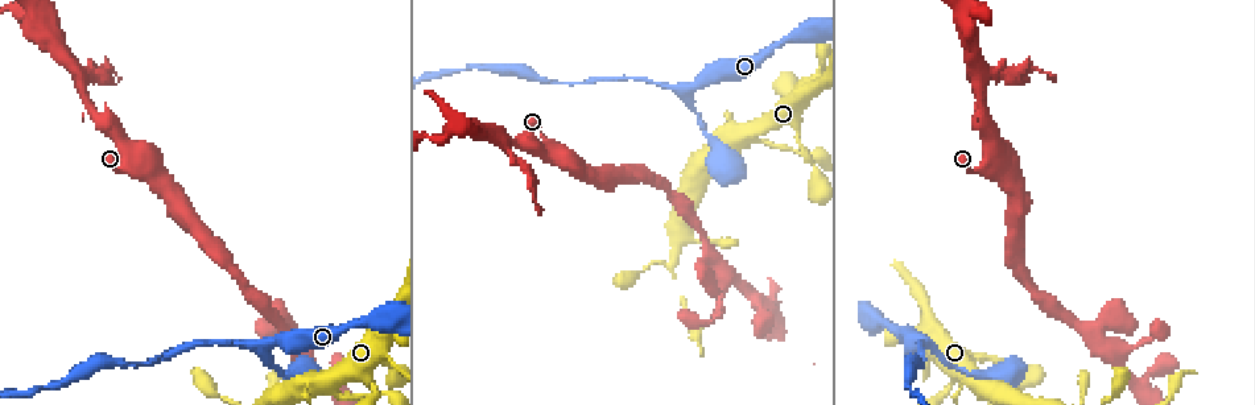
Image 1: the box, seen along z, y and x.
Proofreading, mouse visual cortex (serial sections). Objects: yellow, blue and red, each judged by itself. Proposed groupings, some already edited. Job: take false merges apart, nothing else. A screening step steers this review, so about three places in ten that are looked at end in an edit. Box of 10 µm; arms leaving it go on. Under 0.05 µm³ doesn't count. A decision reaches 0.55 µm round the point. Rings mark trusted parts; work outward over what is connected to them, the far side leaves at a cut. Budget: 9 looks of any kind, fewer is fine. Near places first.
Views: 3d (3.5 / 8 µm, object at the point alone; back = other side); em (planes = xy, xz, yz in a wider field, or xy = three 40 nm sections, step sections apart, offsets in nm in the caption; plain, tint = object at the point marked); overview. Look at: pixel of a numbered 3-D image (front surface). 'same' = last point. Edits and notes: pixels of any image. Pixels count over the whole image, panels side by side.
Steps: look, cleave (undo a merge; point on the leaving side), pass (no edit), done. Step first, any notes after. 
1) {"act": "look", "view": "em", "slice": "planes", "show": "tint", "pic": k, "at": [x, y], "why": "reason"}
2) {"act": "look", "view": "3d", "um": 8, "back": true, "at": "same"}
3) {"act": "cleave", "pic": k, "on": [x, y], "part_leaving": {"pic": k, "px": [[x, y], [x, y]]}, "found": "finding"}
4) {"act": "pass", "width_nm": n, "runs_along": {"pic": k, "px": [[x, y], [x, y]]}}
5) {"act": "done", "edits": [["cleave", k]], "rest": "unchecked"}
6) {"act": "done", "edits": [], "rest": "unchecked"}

{"act": "look", "view": "3d", "um": 3.5, "pic": 1, "at": [502, 136], "why": "two arms in line, one across"}

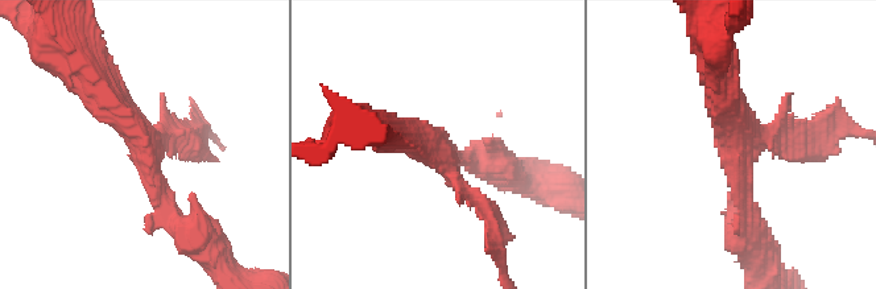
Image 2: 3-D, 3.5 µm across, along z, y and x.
{"act": "look", "view": "em", "slice": "xy", "step": 3, "show": "tint", "pic": 2, "at": [442, 150], "why": "now the EM"}

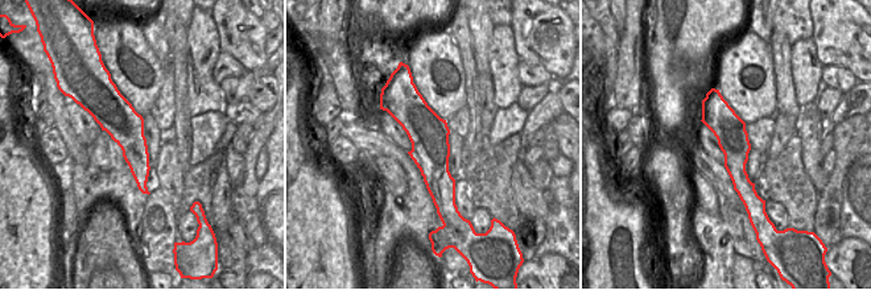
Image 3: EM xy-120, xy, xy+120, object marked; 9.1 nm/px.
{"act": "cleave", "pic": 2, "on": [193, 144], "part_leaving": {"pic": 2, "px": [[162, 139], [210, 135]]}, "found": "a second cell is stuck on"}

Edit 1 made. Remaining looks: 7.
{"act": "look", "view": "em", "slice": "xy", "step": 5, "show": "tint", "pic": 1, "at": [929, 343], "why": "small branch off a trunk"}

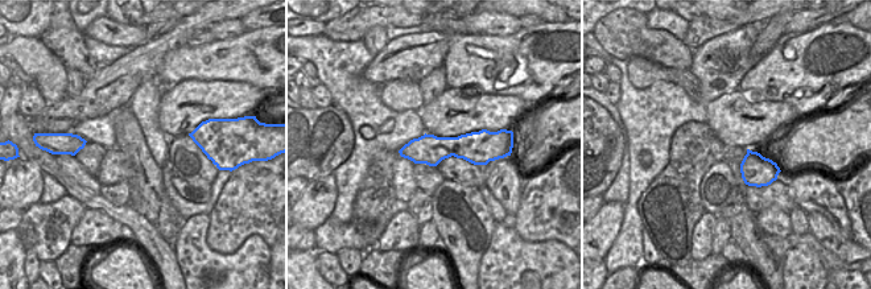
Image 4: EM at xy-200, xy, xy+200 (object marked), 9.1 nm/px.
{"act": "look", "view": "3d", "um": 3.5, "at": "same", "why": "wider look"}

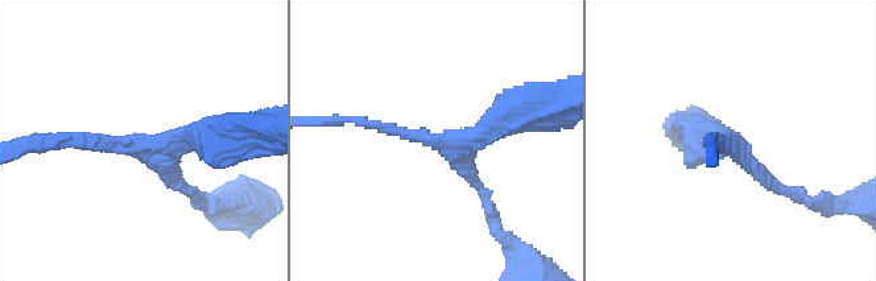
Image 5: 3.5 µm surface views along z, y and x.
{"act": "pass", "arm_widths_nm": [150, 150, 450], "runs_along": {"pic": 5, "px": [[698, 132], [796, 193]]}, "found": "continuous, no second cell"}

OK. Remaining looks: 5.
{"act": "look", "view": "3d", "um": 3.5, "pic": 1, "at": [748, 133], "why": "abrupt turn"}

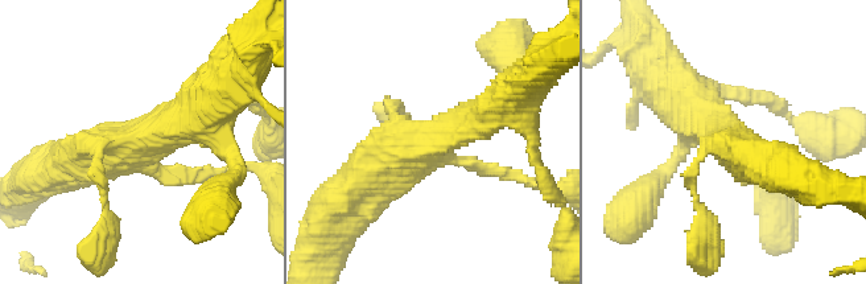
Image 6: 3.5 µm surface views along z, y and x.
{"act": "look", "view": "em", "slice": "xy", "step": 2, "show": "tint", "pic": 6, "at": [136, 142], "arms": 4, "arm_widths_nm": [150, 150, 450, 500], "why": "shape alone is not enough"}

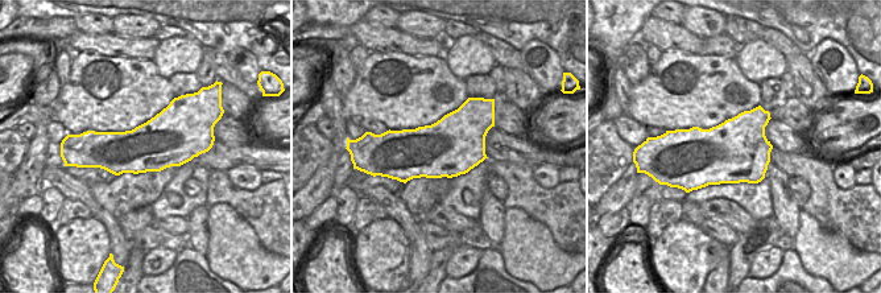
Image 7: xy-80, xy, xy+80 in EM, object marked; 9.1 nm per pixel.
{"act": "look", "view": "em", "slice": "planes", "show": "tint", "at": "same", "why": "cut it another way"}

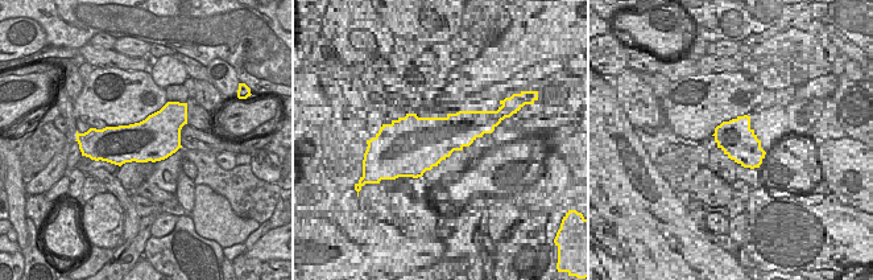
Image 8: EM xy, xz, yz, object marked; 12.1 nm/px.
{"act": "pass", "runs_along": {"pic": 6, "px": [[502, 105], [388, 161], [361, 181]]}, "found": "all the same cell"}

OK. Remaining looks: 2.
{"act": "done", "edits": [["cleave", 2]], "rest": "unchecked"}

